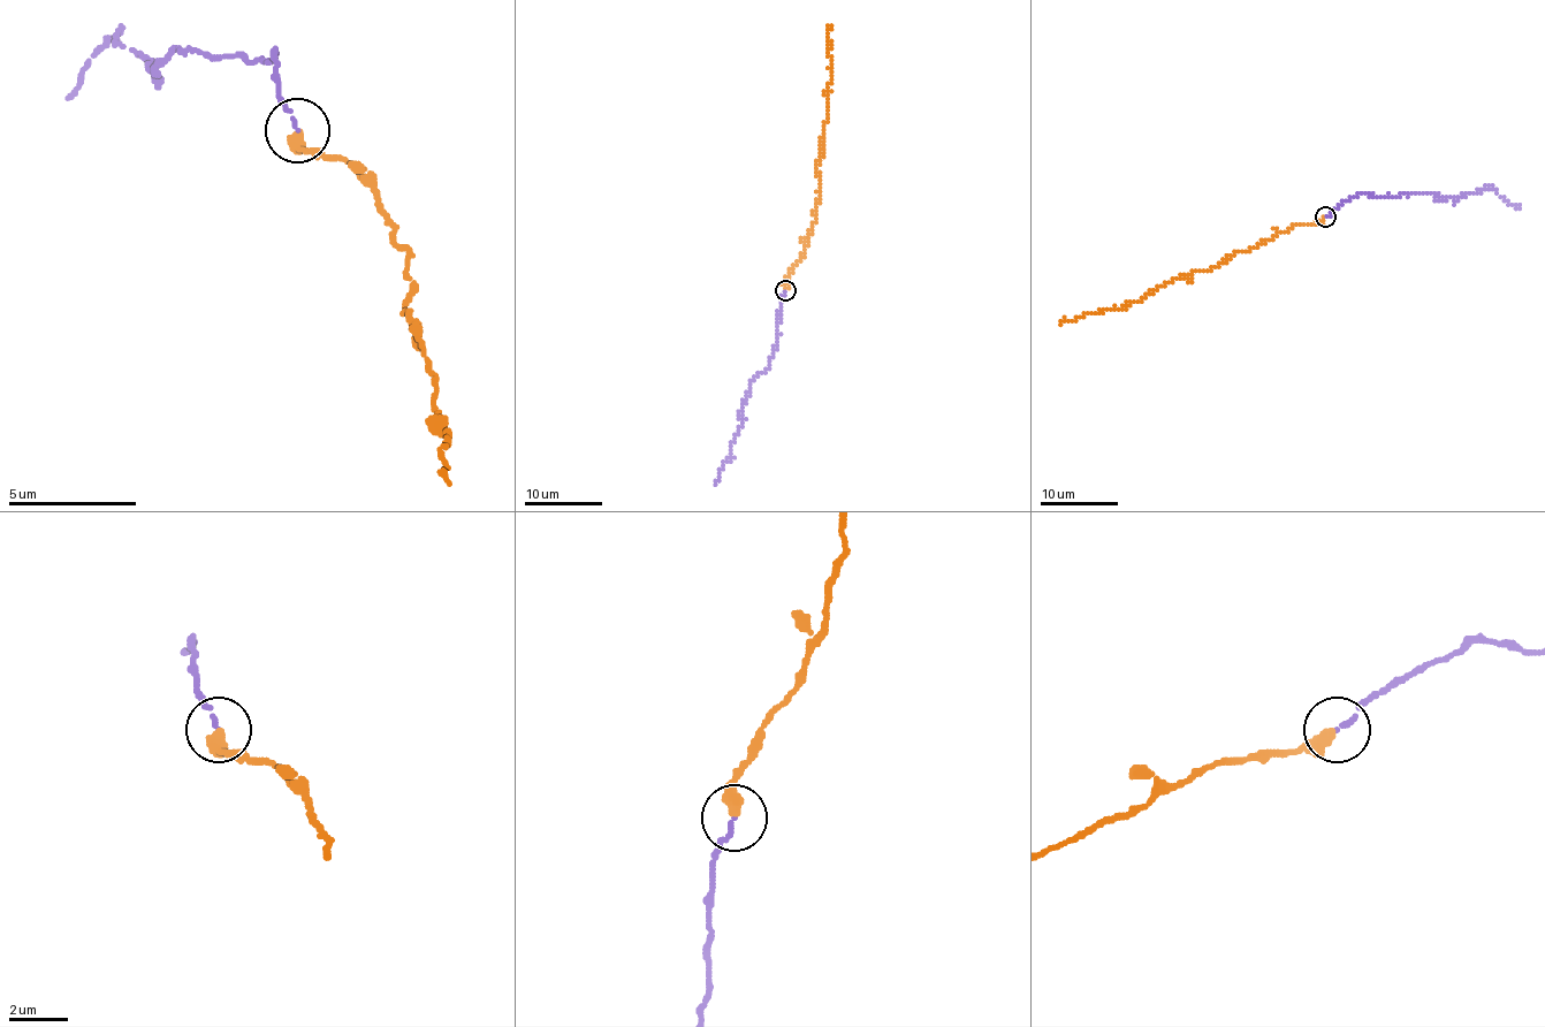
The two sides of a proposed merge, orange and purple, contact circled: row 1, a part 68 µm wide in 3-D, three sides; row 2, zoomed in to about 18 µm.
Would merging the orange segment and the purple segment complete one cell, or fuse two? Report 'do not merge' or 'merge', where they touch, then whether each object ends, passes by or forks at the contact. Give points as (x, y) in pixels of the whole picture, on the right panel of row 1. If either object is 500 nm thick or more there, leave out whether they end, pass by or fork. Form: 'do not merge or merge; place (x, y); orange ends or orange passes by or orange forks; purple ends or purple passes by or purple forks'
merge; place (1325, 217); orange ends; purple ends

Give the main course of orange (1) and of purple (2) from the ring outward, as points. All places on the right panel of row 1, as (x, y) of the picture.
1: (1324, 218), (1293, 225), (1205, 272), (1190, 272), (1171, 279), (1121, 307), (1103, 307), (1059, 324)
2: (1325, 218), (1361, 195), (1399, 196), (1432, 192), (1444, 198), (1461, 198), (1492, 187), (1519, 207)

